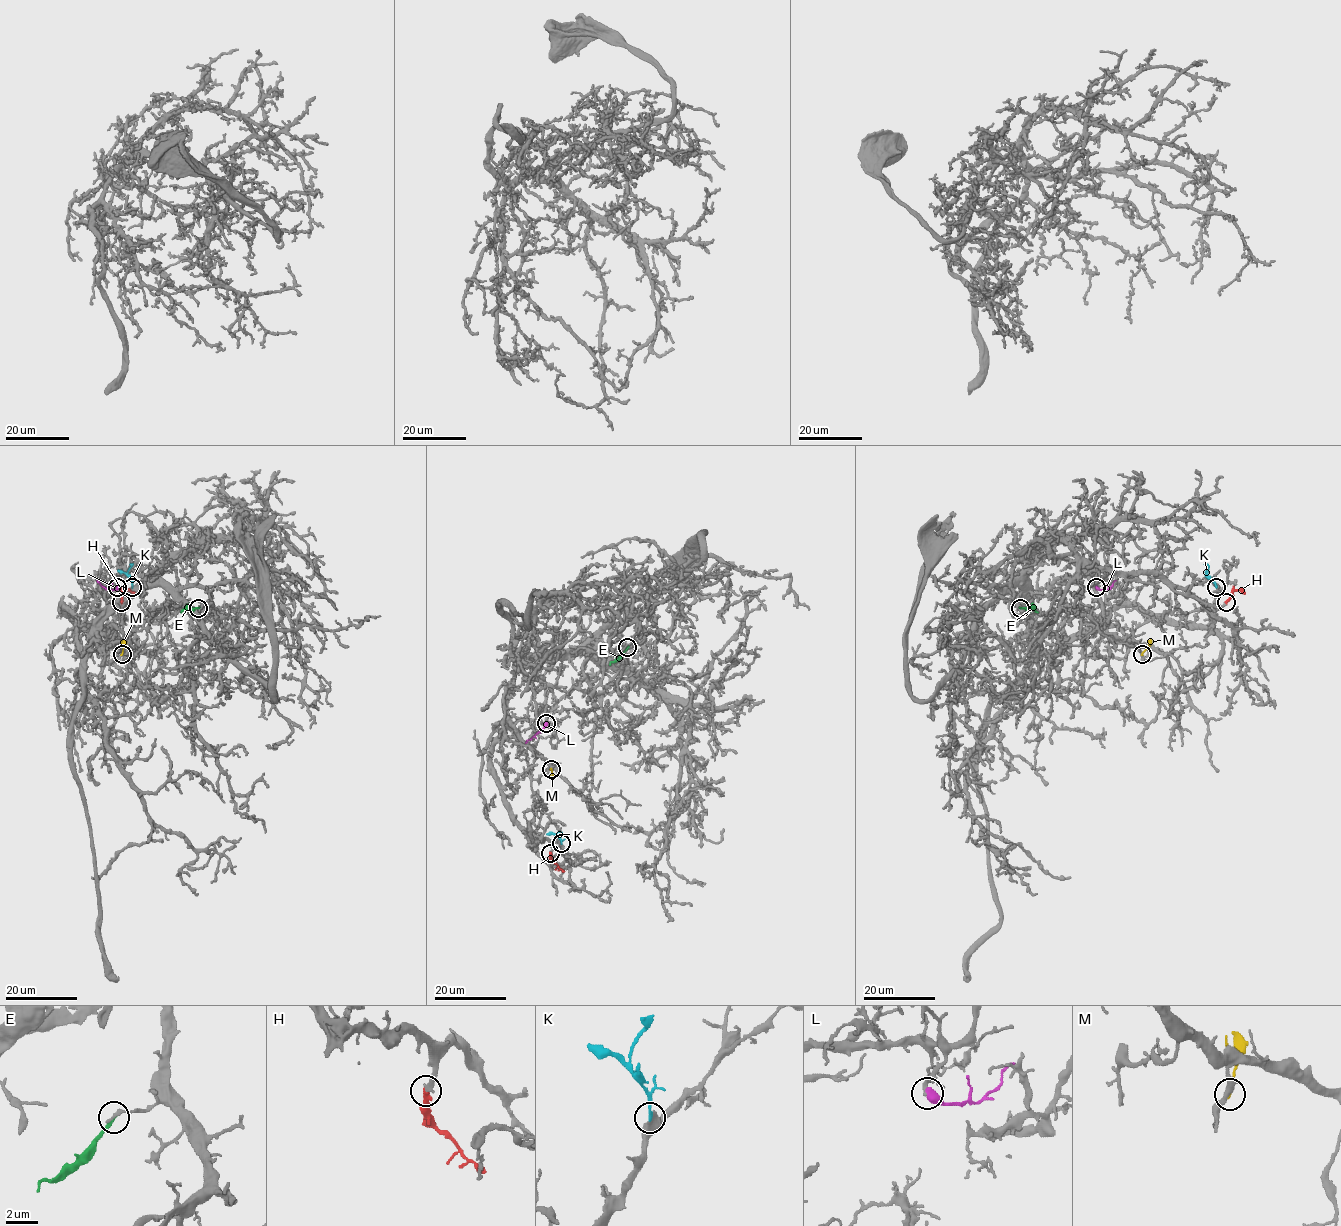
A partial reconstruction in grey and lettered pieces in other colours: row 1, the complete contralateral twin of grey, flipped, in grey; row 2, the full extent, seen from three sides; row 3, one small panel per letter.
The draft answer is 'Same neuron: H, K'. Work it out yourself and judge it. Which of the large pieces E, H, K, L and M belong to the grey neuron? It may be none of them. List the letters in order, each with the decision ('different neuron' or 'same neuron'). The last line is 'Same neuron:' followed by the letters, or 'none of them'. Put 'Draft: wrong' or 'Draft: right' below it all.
E: different neuron
H: same neuron
K: same neuron
L: different neuron
M: different neuron
Same neuron: H, K
Draft: right

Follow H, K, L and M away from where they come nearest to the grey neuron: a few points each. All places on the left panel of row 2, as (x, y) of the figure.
H: (121, 602), (124, 590), (135, 594)
K: (132, 586), (128, 569), (133, 563)
L: (118, 587), (106, 589), (96, 580)
M: (122, 654), (122, 639)

